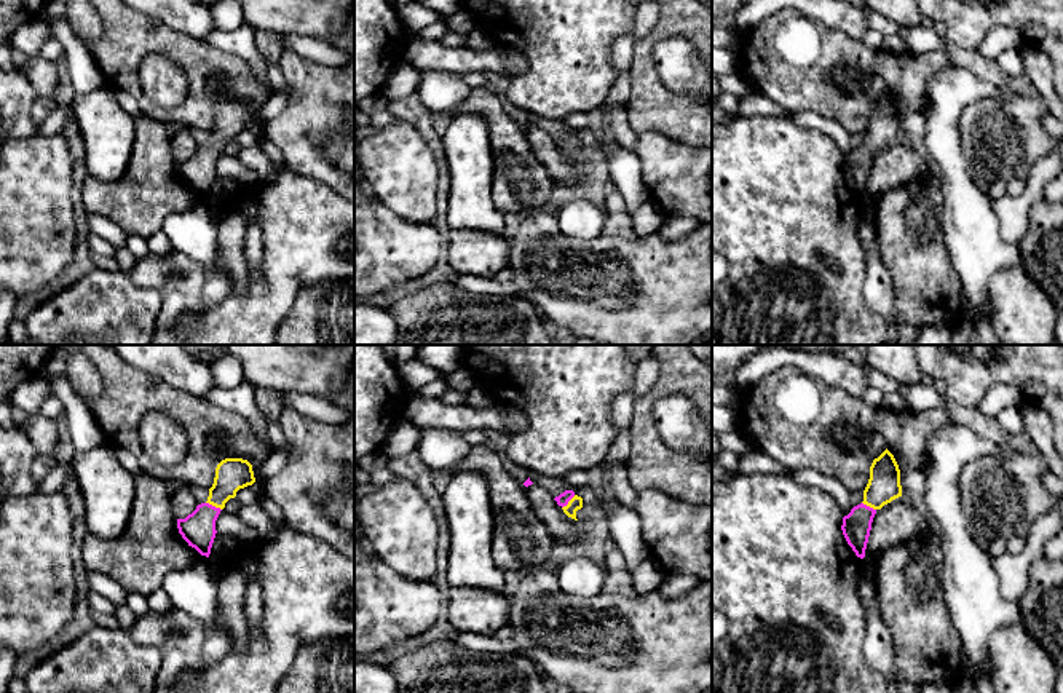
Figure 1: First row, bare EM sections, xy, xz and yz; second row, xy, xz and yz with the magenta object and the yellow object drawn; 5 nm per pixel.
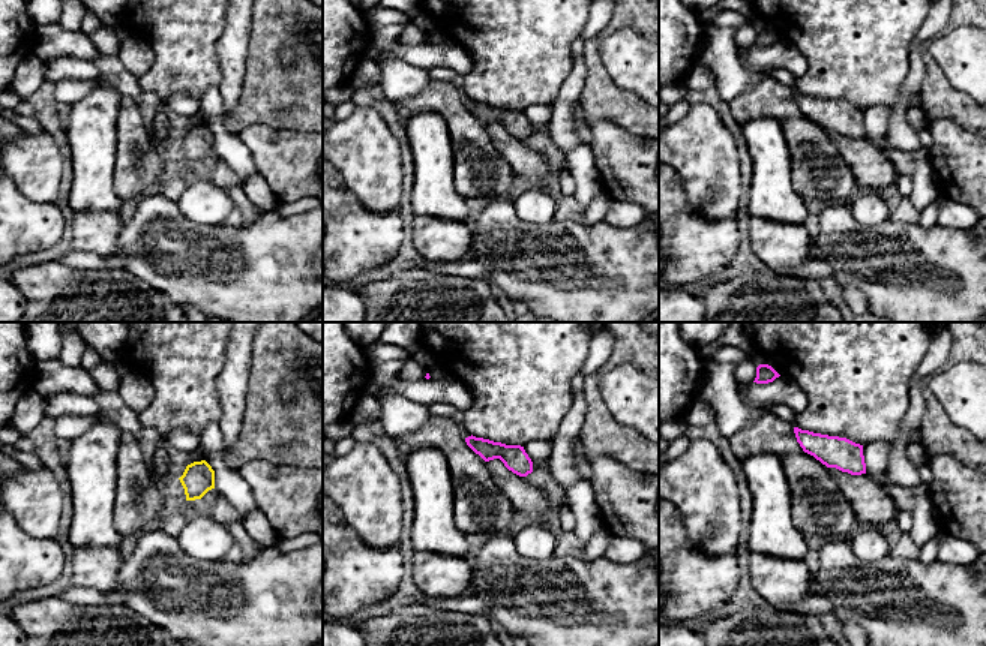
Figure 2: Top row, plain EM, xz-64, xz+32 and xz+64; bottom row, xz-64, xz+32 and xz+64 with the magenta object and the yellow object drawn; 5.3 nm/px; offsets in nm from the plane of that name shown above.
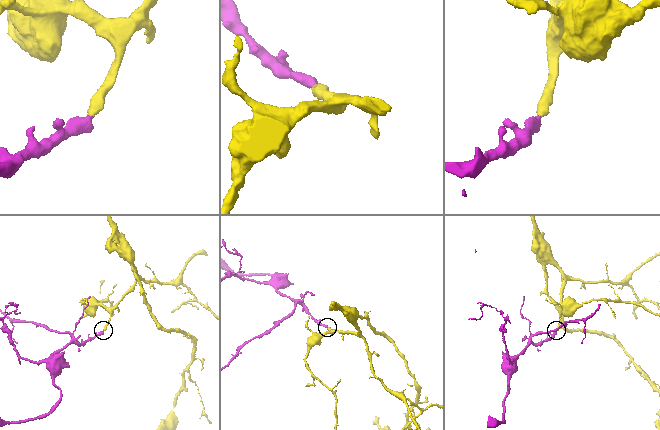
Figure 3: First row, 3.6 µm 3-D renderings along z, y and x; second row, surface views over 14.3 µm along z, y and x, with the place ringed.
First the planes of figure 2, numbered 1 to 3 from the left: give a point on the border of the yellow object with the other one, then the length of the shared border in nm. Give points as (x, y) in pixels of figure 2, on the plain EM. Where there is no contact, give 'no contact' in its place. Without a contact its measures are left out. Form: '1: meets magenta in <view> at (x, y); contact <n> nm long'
1: no contact
2: no contact
3: no contact

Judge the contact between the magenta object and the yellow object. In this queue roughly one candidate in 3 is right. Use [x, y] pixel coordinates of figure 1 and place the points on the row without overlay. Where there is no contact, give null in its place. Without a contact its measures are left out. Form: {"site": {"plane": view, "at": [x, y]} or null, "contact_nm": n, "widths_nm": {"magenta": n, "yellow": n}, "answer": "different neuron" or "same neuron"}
{"site": {"plane": "xy", "at": [214, 149]}, "contact_nm": 90, "widths_nm": {"magenta": 180, "yellow": 160}, "answer": "same neuron"}

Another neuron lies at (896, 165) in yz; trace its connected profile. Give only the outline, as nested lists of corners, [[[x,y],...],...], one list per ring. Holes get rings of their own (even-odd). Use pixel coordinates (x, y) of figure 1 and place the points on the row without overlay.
[[[899,139],[875,156],[865,201],[870,203],[913,180],[929,179],[932,174],[929,163]]]

